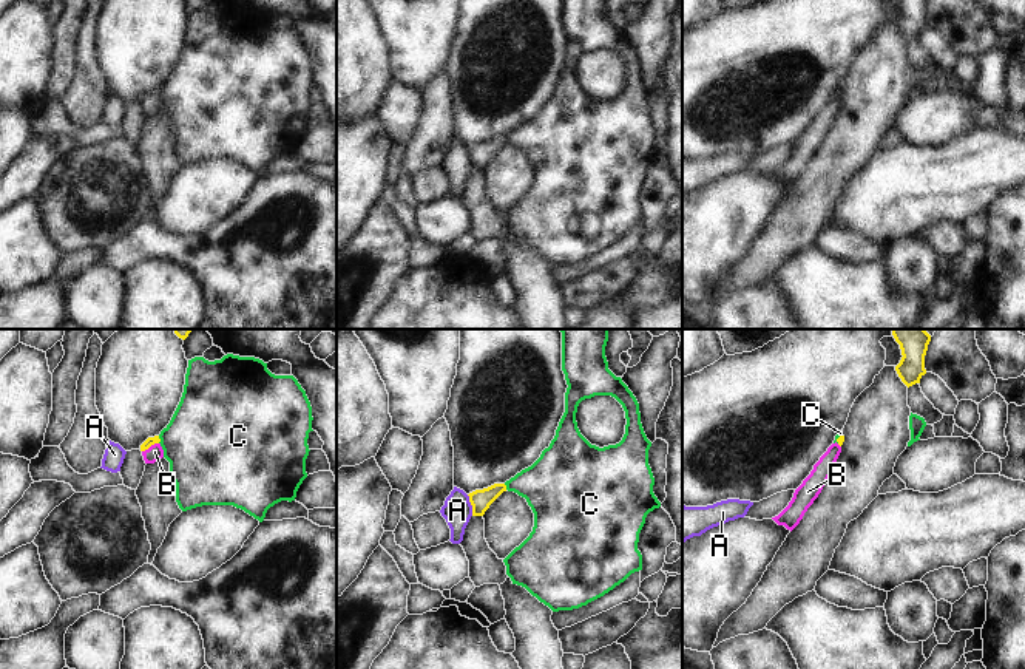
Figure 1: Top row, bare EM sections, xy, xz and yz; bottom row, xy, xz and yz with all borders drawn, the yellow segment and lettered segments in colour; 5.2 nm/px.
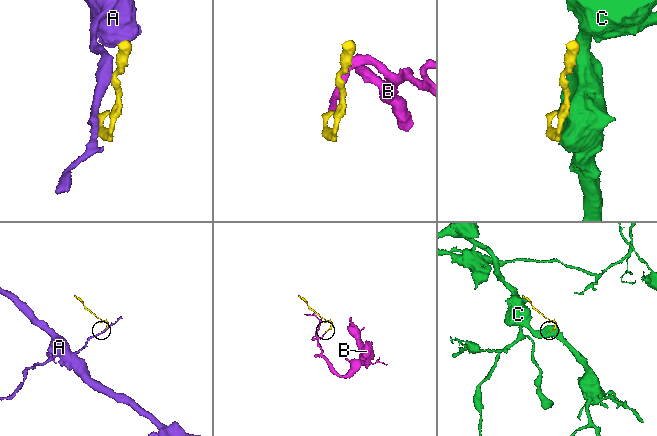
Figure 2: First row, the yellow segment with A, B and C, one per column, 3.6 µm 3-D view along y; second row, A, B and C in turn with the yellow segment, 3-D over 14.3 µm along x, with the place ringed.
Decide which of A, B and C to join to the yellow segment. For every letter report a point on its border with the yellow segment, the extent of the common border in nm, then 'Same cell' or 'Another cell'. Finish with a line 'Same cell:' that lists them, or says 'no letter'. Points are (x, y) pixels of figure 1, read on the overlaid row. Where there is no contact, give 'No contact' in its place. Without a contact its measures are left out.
A: Touches yellow at xz (471, 504). Shared border 120 nm. Another cell
B: Touches yellow at xy (150, 445). Shared border 100 nm. Same cell
C: Touches yellow at xy (159, 439). Shared border 40 nm. Another cell
Same cell: B

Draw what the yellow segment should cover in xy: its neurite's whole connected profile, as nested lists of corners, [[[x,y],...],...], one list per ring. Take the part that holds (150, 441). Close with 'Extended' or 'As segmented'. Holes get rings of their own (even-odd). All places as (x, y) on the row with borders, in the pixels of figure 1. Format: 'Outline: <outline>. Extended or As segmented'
Outline: [[[154,436],[154,437],[148,437],[140,445],[140,451],[142,451],[145,464],[154,464],[164,457],[164,450],[159,442],[161,442],[159,436]]]. Extended

